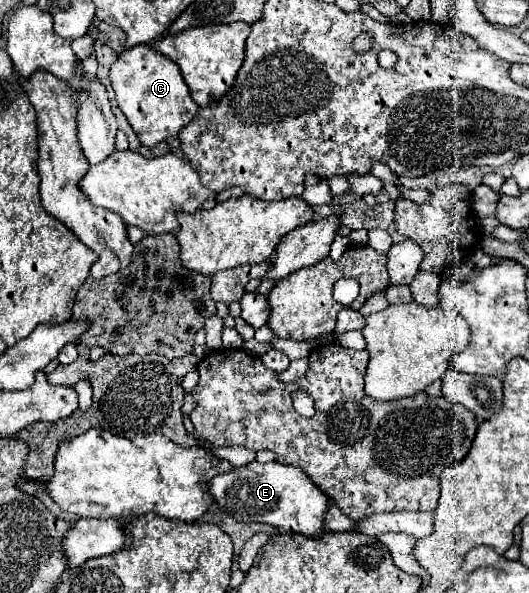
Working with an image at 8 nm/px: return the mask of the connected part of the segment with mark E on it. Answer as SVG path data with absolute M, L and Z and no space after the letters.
M253 461L247 467L213 477L207 489L213 495L215 505L237 521L259 521L277 529L285 529L287 533L301 533L307 537L323 535L323 515L329 501L315 489L315 485L311 485L311 481L307 481L307 475L299 467L277 461Z

